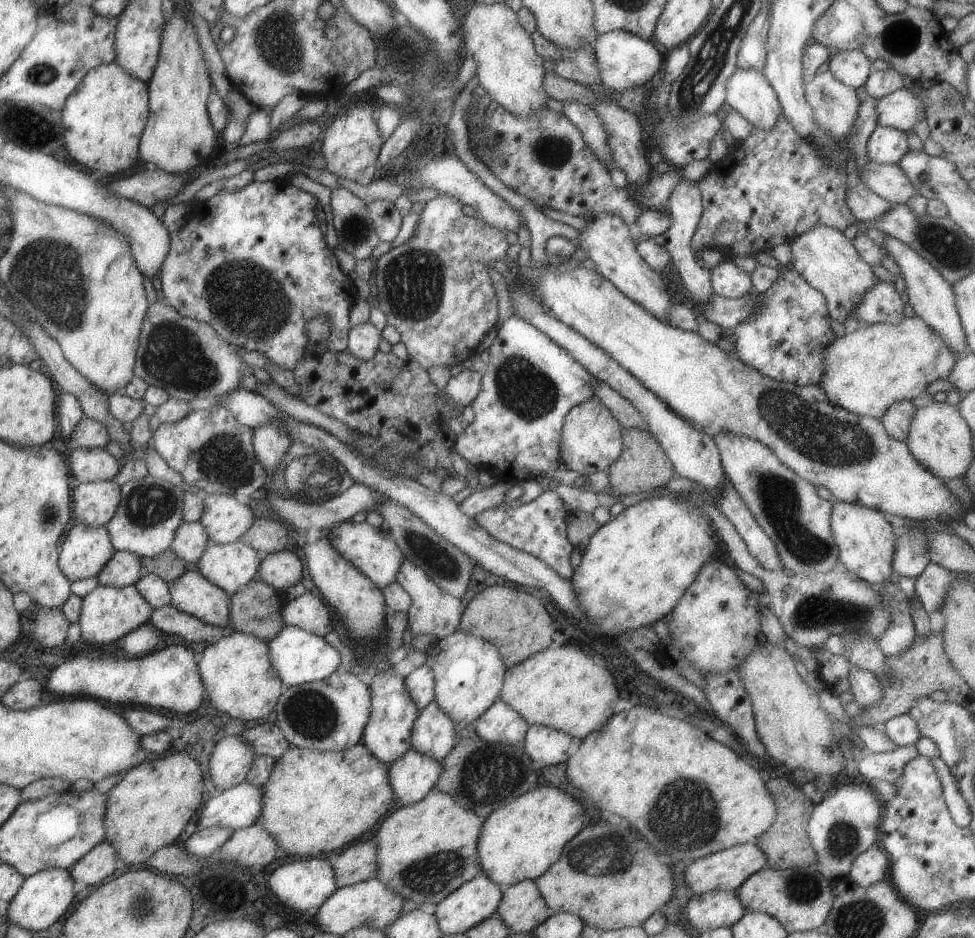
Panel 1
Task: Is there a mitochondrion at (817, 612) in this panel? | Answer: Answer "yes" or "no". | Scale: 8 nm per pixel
yes

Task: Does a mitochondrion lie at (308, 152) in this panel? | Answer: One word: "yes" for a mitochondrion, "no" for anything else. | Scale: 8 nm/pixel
no

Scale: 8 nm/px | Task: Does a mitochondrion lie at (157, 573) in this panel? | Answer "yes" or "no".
no

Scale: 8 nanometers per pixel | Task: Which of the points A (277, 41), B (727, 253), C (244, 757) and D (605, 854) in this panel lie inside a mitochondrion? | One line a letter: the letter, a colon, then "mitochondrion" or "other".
A: mitochondrion
B: other
C: other
D: mitochondrion

